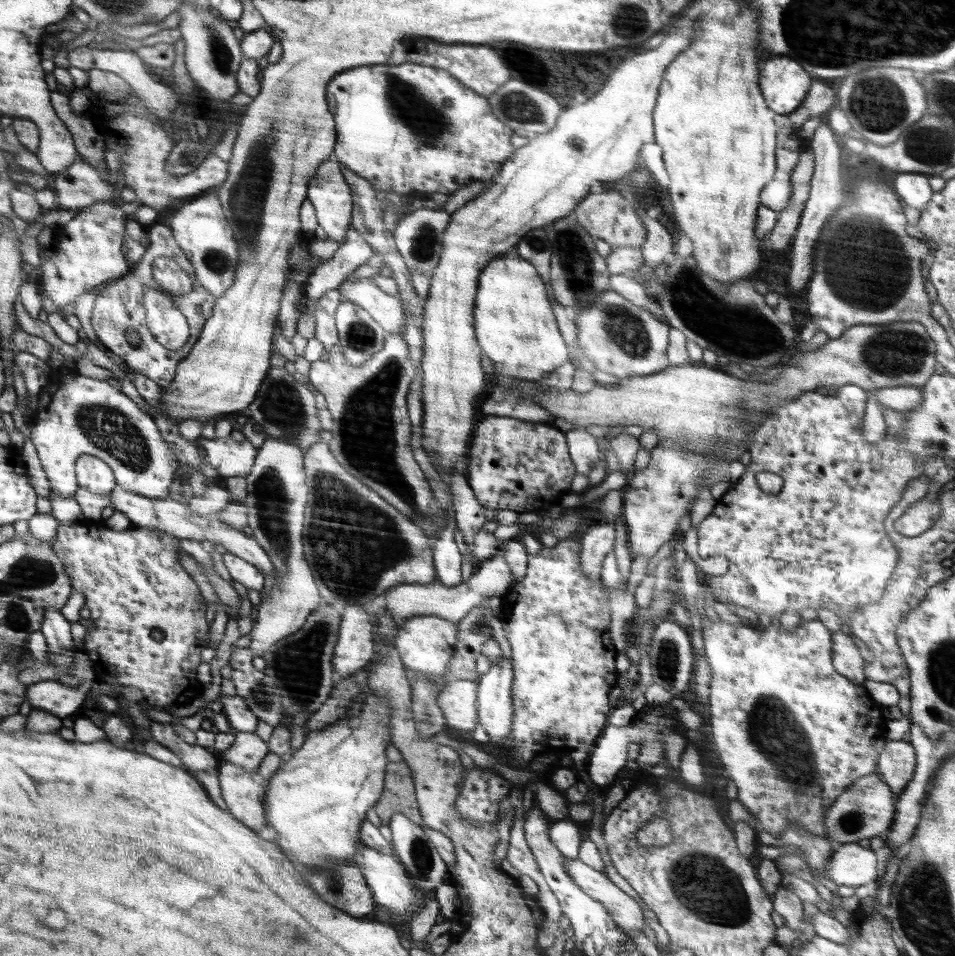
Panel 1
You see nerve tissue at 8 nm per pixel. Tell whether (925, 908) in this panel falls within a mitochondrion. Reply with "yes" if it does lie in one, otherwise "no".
yes

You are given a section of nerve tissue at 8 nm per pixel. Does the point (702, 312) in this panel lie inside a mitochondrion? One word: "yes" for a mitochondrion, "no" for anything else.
yes

